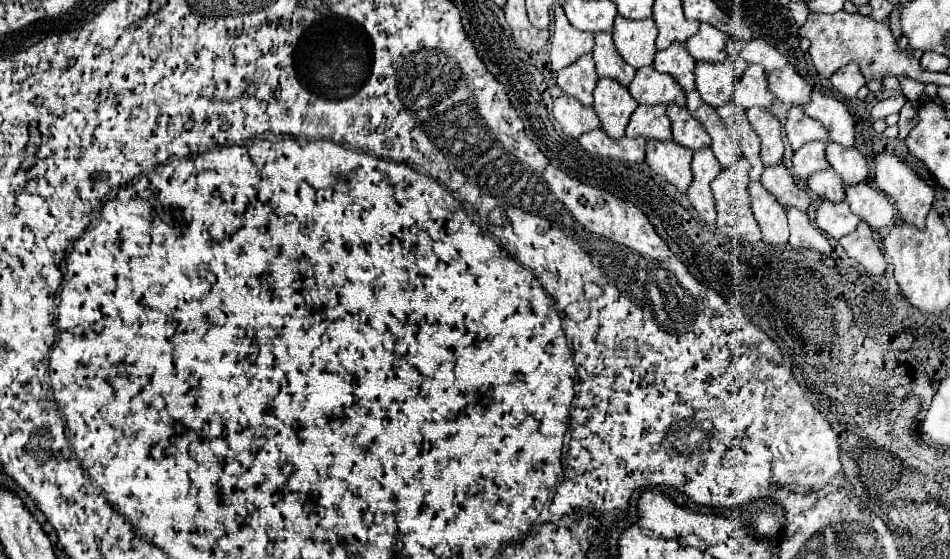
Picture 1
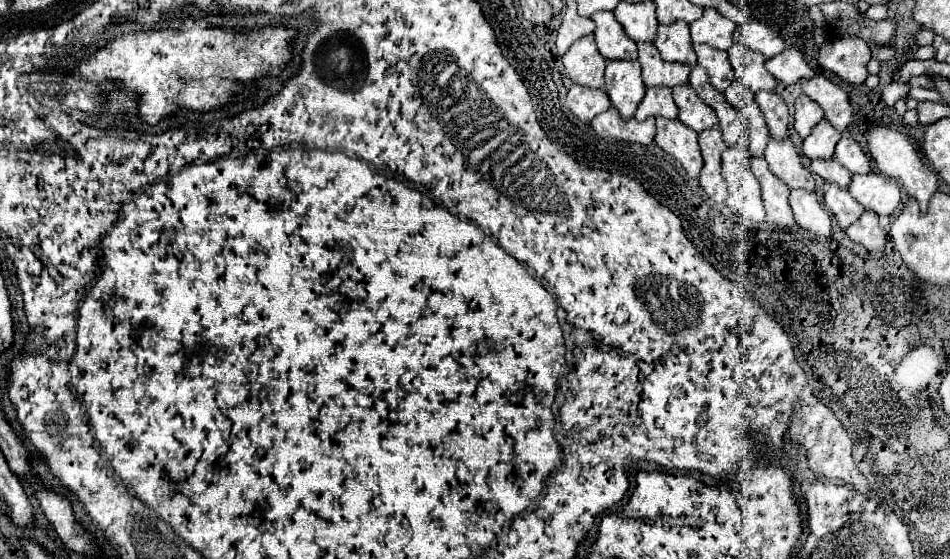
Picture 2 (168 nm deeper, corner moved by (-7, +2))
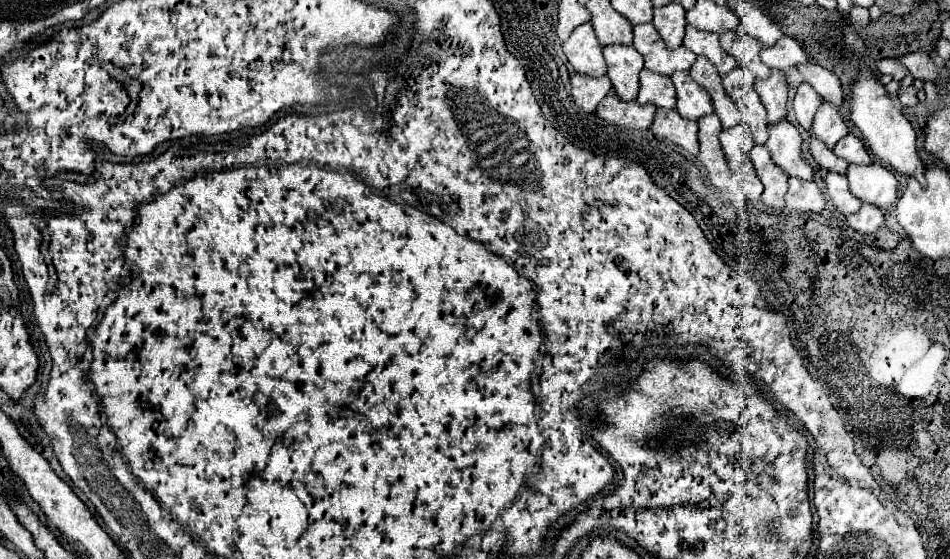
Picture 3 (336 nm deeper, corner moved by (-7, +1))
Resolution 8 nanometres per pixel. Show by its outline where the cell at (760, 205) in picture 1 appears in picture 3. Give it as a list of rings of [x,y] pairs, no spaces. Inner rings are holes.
[[[757,145],[751,149],[751,161],[757,169],[757,177],[761,179],[765,191],[761,195],[761,201],[777,211],[785,209],[785,193],[787,193],[787,175],[771,161],[769,151],[763,145]]]

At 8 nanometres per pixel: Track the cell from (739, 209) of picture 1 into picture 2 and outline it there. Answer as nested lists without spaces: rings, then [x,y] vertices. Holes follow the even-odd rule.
[[[741,138],[735,146],[729,146],[721,154],[723,178],[731,192],[727,206],[747,220],[763,222],[765,210],[761,202],[761,188],[757,178],[749,170],[749,162],[751,162],[751,154],[749,154],[747,138]]]

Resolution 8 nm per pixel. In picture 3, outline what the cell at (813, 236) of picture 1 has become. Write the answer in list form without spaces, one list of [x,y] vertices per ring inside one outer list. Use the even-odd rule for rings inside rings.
[[[795,177],[789,179],[789,191],[785,195],[785,201],[787,207],[793,211],[821,213],[825,209],[825,197],[819,187],[813,181],[801,181]]]

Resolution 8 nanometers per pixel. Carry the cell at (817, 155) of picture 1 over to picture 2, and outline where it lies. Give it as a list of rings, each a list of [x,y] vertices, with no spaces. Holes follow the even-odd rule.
[[[821,120],[809,138],[803,140],[803,154],[807,158],[831,158],[835,154],[835,144],[839,142],[841,132],[831,126],[829,120]]]

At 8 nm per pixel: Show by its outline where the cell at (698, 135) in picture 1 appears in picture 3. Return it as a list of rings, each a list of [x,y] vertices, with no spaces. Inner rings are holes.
[[[677,71],[671,75],[675,91],[677,91],[677,111],[681,117],[689,121],[699,121],[705,115],[713,113],[711,99],[705,89],[701,89],[685,71]]]

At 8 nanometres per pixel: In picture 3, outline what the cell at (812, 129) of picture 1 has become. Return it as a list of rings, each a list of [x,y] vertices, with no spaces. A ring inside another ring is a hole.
[[[801,83],[797,87],[797,93],[795,93],[795,99],[793,99],[793,111],[795,111],[795,117],[799,121],[799,125],[809,131],[811,125],[813,125],[813,117],[815,117],[815,111],[821,107],[823,99],[807,85],[807,83]]]

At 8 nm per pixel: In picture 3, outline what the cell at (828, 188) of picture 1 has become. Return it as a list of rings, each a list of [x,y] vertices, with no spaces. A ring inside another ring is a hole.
[[[811,139],[811,147],[809,147],[813,159],[819,163],[819,167],[827,169],[827,171],[835,171],[835,173],[841,173],[845,175],[847,173],[847,167],[849,163],[845,163],[843,159],[835,157],[835,153],[831,149],[827,149],[819,139]]]

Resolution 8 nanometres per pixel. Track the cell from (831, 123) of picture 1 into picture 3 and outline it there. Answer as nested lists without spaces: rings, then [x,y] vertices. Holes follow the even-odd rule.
[[[813,63],[801,65],[797,69],[803,75],[805,83],[809,83],[823,97],[823,101],[833,103],[833,107],[841,107],[841,103],[843,103],[841,83],[839,83],[839,79],[831,71],[823,69],[819,65],[813,65]]]

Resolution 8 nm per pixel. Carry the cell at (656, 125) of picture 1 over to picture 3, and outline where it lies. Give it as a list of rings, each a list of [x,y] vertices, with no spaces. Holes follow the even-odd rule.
[[[647,69],[641,71],[641,89],[637,103],[653,103],[655,107],[663,109],[675,109],[675,87],[669,77],[655,75]]]

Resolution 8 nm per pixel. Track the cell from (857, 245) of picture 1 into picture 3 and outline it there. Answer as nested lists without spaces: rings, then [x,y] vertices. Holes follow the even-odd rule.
[[[863,203],[861,209],[859,209],[859,213],[857,215],[849,215],[847,221],[849,221],[849,225],[855,231],[859,231],[863,235],[873,235],[873,233],[879,231],[879,227],[883,225],[885,217],[883,217],[883,211],[879,207]]]

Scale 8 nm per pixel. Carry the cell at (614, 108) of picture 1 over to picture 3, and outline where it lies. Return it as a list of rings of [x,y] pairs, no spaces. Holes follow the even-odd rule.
[[[609,45],[603,47],[603,55],[607,61],[607,77],[613,83],[613,91],[625,103],[637,99],[639,93],[639,73],[643,69],[643,59],[633,47]]]

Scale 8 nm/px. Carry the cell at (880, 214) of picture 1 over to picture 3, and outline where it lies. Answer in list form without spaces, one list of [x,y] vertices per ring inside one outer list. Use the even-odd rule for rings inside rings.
[[[879,163],[849,165],[847,177],[849,191],[863,203],[871,203],[881,209],[887,209],[897,203],[899,181],[887,167]]]

